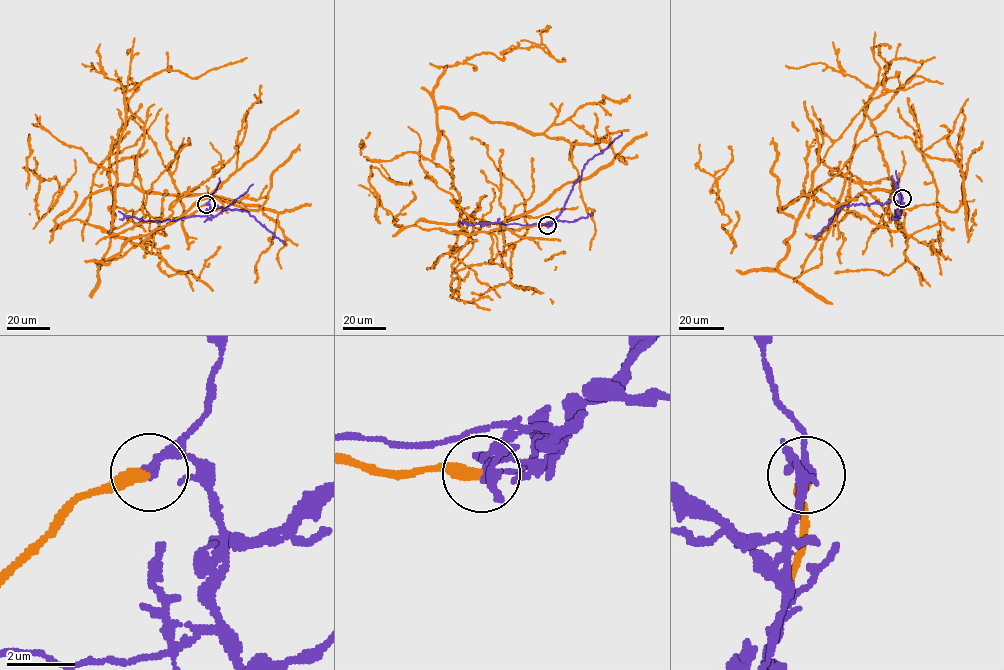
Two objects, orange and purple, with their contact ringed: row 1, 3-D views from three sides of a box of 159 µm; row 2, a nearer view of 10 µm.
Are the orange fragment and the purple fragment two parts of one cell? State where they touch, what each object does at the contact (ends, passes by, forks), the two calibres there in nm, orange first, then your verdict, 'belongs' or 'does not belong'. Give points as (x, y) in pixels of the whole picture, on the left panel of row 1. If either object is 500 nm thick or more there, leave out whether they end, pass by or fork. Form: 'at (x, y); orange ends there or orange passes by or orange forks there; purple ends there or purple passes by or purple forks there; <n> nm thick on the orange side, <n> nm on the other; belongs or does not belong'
at (206, 204); orange ends there; purple passes by; 360 nm thick on the orange side, 220 nm on the other; does not belong

